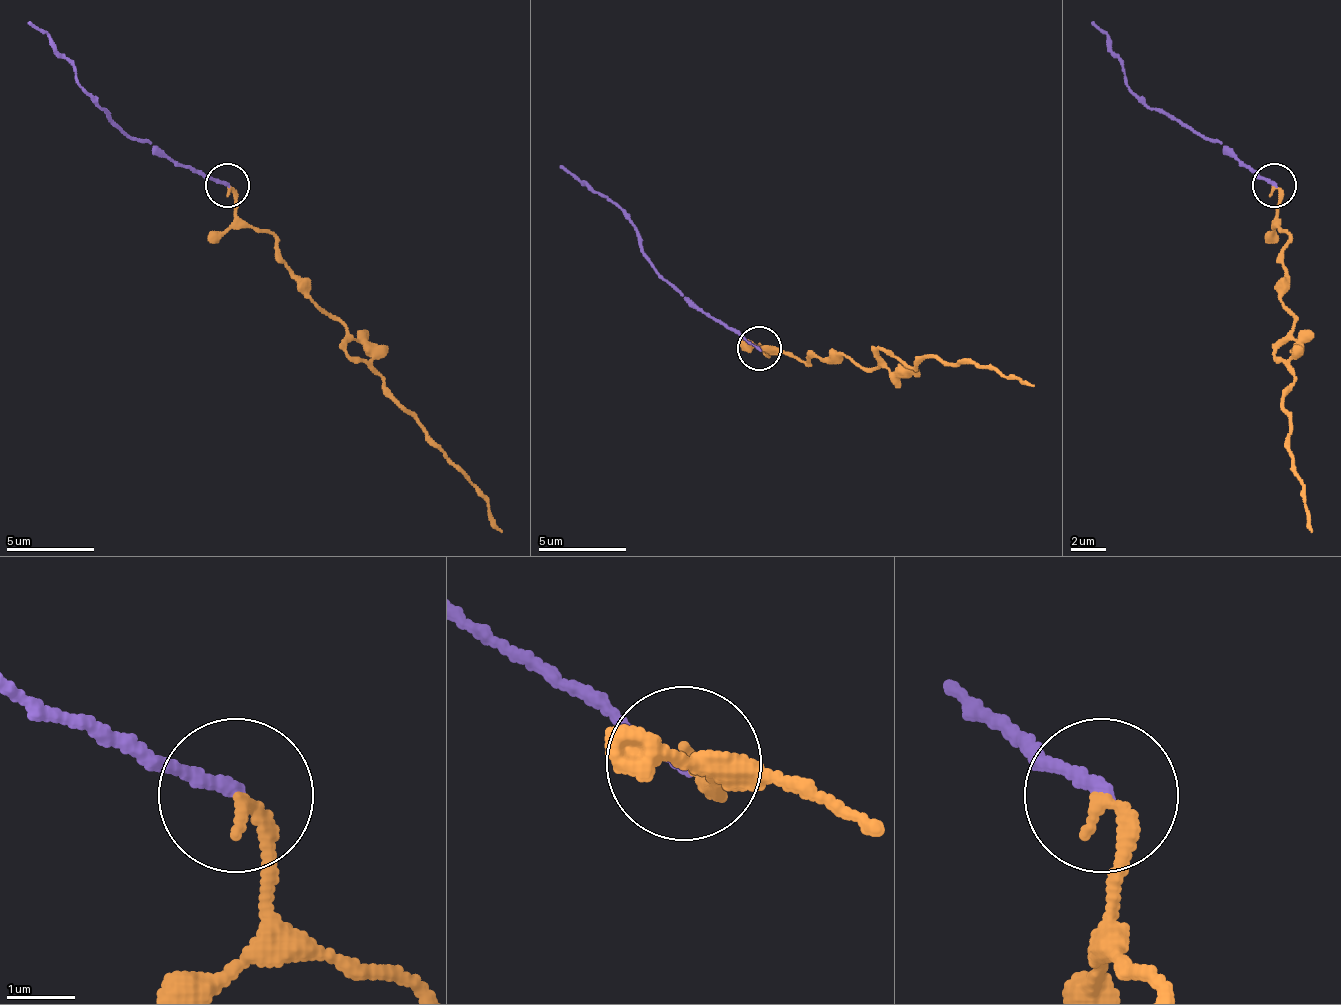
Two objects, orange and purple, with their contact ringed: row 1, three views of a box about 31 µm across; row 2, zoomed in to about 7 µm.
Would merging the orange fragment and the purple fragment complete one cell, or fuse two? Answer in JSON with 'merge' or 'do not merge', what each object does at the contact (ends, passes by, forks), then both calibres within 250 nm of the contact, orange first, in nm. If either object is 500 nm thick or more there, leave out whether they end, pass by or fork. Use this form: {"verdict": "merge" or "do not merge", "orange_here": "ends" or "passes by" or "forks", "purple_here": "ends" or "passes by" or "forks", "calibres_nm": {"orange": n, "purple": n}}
{"verdict": "merge", "orange_here": "ends", "purple_here": "ends", "calibres_nm": {"orange": 200, "purple": 180}}

